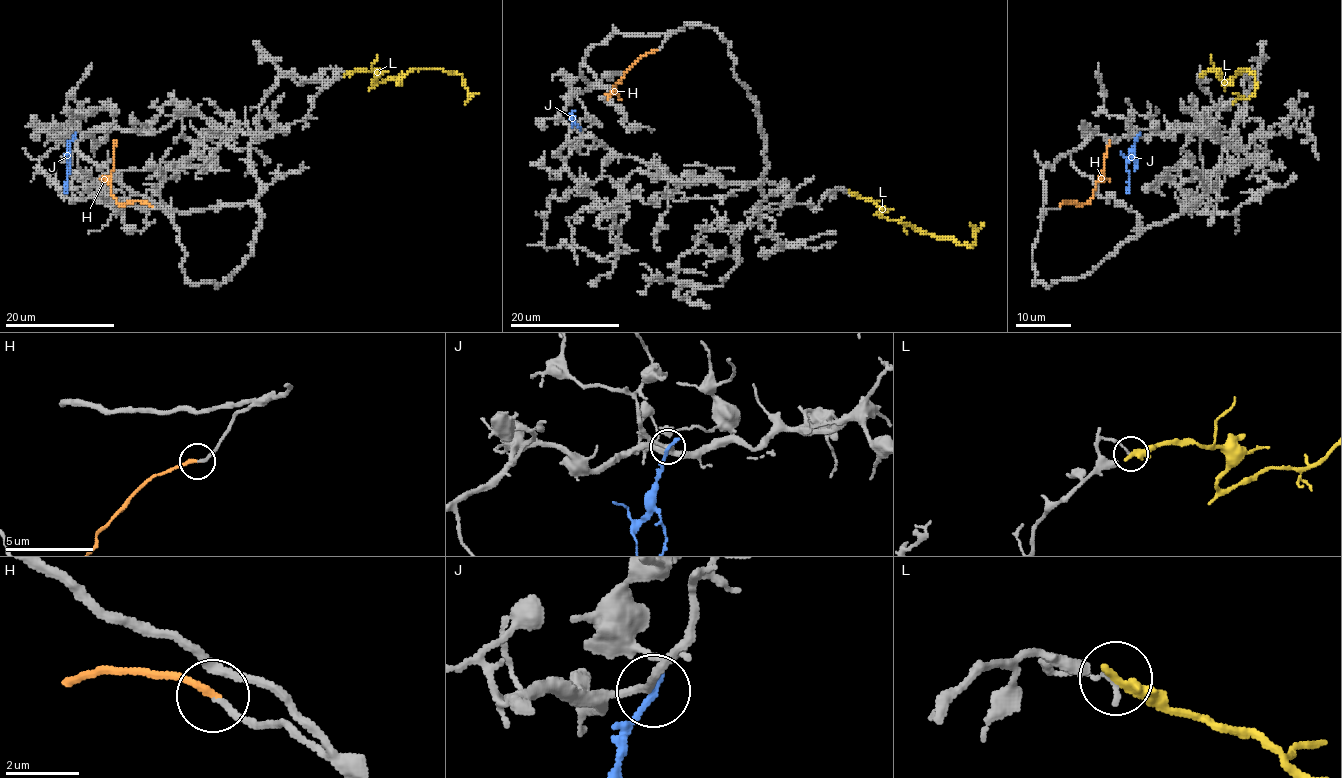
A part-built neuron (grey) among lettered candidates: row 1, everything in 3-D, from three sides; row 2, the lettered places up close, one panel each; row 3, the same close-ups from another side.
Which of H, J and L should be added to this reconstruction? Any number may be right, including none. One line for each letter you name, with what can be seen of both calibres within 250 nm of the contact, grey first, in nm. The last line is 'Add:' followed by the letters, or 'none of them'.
H: Thickness 170 nm (grey) against 200 nm
Add: H

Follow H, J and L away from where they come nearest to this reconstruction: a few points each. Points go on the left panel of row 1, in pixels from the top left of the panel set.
H: (150, 205), (137, 201), (121, 205), (110, 192), (117, 139)
J: (74, 135), (66, 160), (70, 166), (66, 192)
L: (345, 73), (371, 71), (375, 84), (413, 69), (441, 68), (462, 76), (470, 98), (477, 94)

